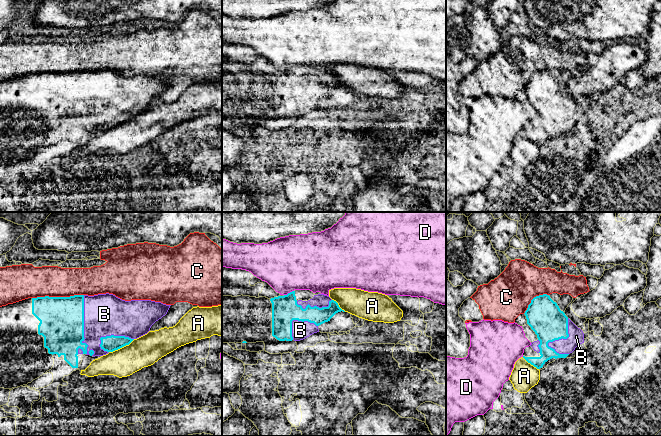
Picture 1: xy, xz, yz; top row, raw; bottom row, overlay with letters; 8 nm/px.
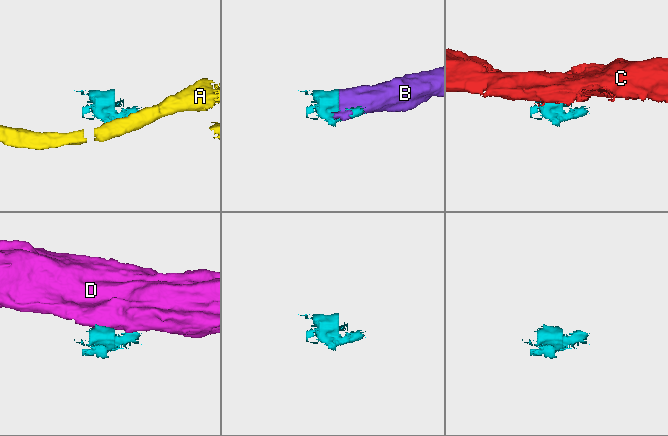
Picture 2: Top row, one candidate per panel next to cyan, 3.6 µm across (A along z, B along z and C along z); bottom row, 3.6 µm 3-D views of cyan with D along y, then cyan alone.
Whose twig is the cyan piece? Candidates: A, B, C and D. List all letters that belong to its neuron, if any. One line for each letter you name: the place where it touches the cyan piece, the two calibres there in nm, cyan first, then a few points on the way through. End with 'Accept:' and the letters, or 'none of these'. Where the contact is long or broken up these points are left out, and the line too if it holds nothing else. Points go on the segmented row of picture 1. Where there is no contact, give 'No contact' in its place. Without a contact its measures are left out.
B: Touches cyan at xy (83, 326). Thickness 360 nm (cyan) against 340 nm
Accept: B

